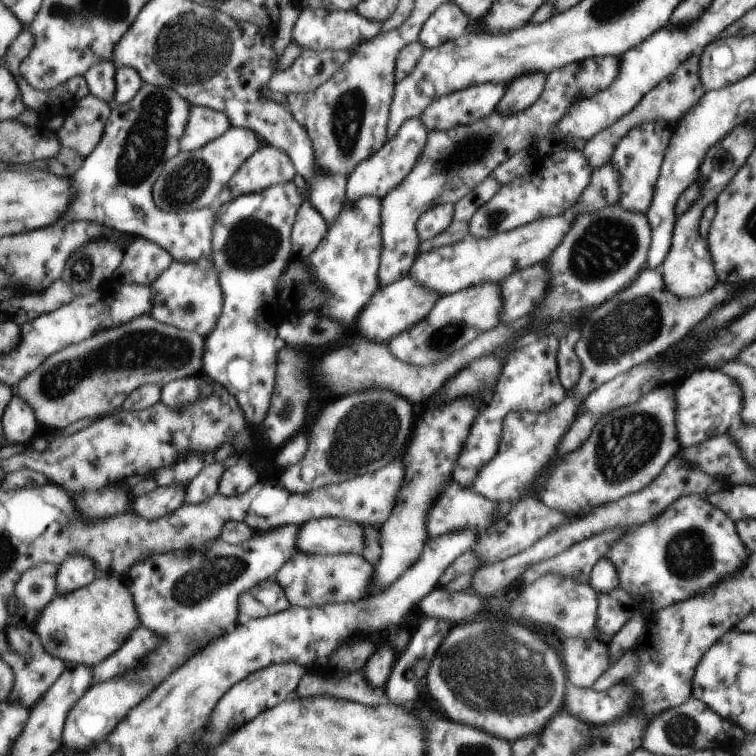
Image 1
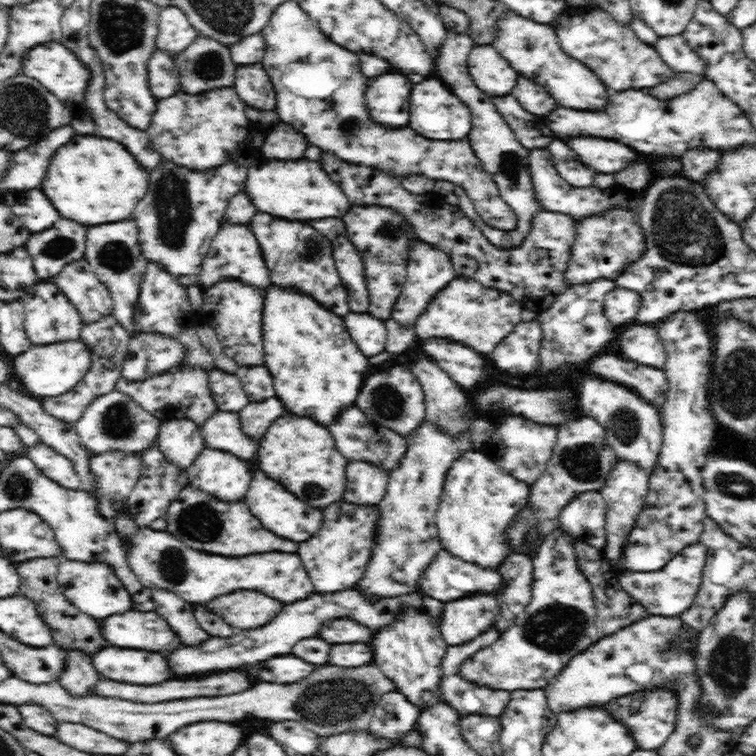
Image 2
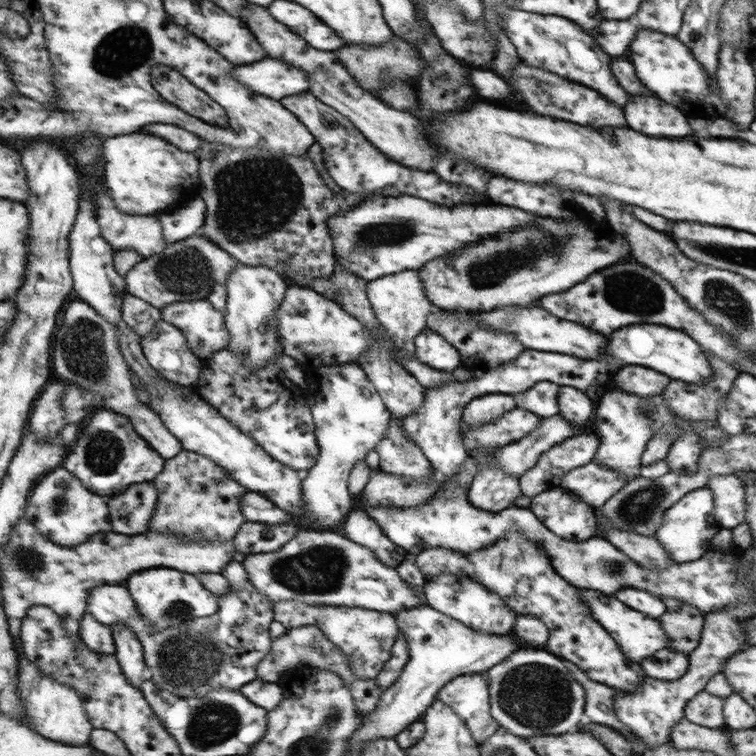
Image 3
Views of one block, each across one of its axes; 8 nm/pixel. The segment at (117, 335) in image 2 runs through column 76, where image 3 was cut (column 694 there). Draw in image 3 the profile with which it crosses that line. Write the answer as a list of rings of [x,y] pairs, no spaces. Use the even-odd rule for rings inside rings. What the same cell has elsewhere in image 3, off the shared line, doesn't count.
[[[703,351],[703,353],[706,355],[708,362],[713,365],[711,381],[704,385],[694,385],[693,383],[689,384],[680,380],[670,379],[660,394],[665,399],[666,405],[672,410],[674,417],[701,422],[715,419],[718,404],[726,397],[731,383],[739,373],[734,365],[721,360],[711,351]]]

